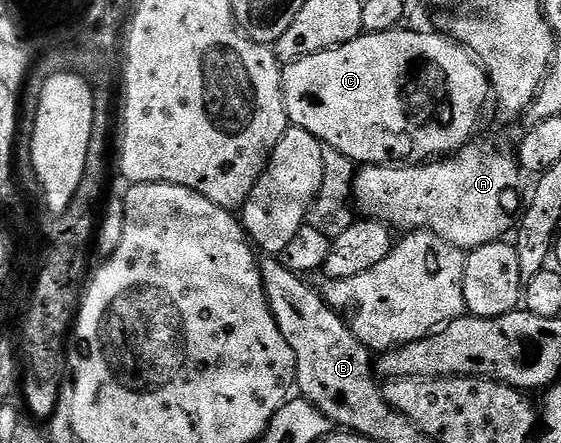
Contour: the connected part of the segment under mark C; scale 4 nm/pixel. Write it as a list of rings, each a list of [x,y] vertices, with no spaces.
[[[401,27],[391,29],[385,33],[364,33],[339,45],[336,49],[327,49],[314,55],[306,55],[297,61],[287,62],[283,66],[284,75],[284,102],[288,112],[288,120],[297,129],[310,131],[318,140],[332,148],[336,148],[344,156],[355,162],[357,166],[365,165],[392,165],[393,163],[424,163],[429,159],[447,157],[469,144],[472,137],[480,129],[480,120],[484,117],[484,108],[492,97],[492,84],[488,82],[488,74],[477,58],[473,57],[463,45],[452,40],[443,32],[415,33],[415,28]]]

